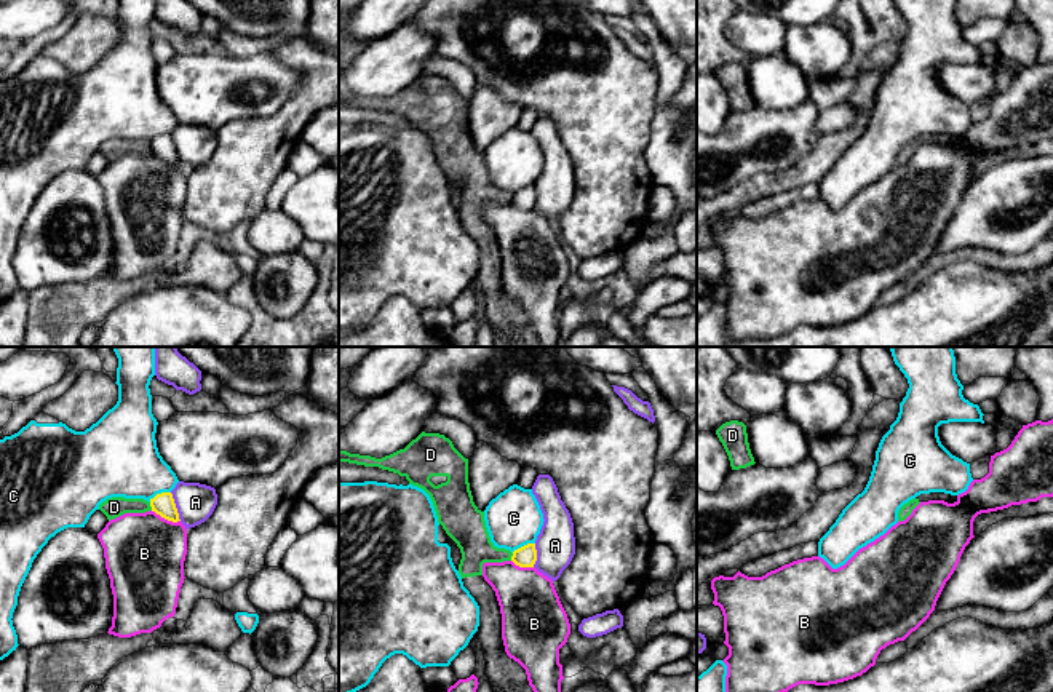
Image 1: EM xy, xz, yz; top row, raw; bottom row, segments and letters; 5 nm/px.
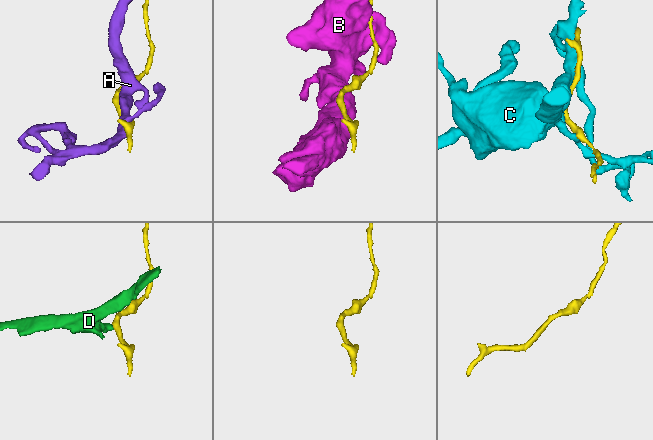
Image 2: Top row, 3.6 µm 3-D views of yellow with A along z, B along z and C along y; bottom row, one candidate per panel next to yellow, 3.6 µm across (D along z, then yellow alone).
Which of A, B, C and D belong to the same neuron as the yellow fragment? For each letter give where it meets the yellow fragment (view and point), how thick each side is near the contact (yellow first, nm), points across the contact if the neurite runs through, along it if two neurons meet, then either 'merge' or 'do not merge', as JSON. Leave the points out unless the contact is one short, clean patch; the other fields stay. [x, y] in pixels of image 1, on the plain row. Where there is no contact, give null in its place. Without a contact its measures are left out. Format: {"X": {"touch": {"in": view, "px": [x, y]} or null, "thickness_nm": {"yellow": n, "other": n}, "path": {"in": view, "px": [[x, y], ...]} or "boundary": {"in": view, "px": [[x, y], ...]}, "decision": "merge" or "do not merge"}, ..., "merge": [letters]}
{"A": {"touch": {"in": "xy", "px": [174, 149]}, "thickness_nm": {"yellow": 110, "other": 200}, "decision": "do not merge"}, "B": {"touch": {"in": "xy", "px": [165, 160]}, "thickness_nm": {"yellow": 110, "other": 400}, "decision": "do not merge"}, "C": {"touch": {"in": "xy", "px": [158, 136]}, "thickness_nm": {"yellow": 110, "other": 360}, "decision": "do not merge"}, "D": {"touch": {"in": "xy", "px": [150, 147]}, "thickness_nm": {"yellow": 110, "other": 100}, "boundary": {"in": "xy", "px": [[149, 144], [152, 151]]}, "decision": "do not merge"}, "merge": []}

